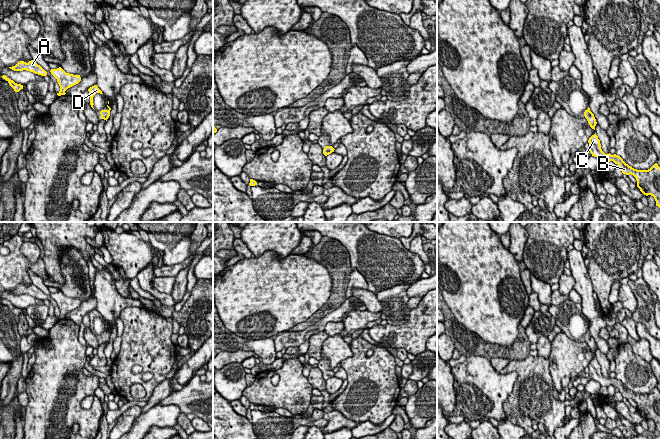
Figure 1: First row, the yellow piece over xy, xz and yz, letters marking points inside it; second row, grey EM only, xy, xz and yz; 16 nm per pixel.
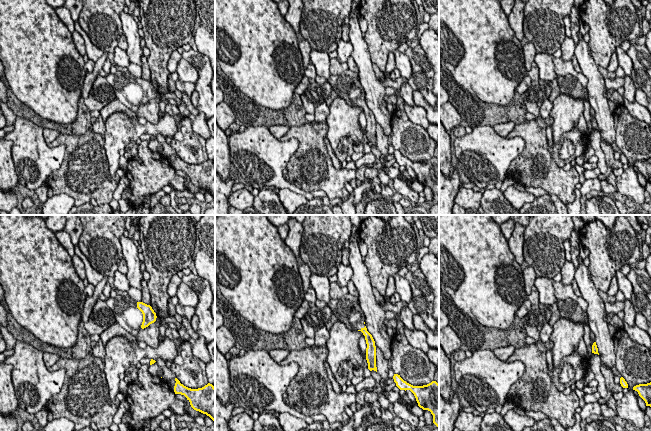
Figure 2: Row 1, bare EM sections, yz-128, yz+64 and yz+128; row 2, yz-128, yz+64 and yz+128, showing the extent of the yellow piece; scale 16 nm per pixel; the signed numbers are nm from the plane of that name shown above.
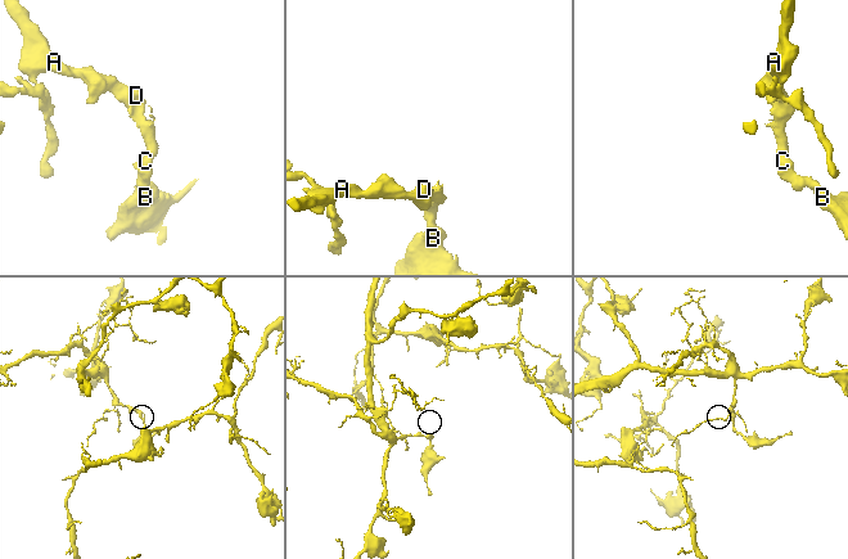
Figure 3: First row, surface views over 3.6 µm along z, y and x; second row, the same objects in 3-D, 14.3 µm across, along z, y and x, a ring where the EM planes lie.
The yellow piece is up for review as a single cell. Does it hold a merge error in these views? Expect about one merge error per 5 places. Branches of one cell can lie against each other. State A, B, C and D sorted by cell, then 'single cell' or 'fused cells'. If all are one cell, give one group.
groups A B C D; single cell

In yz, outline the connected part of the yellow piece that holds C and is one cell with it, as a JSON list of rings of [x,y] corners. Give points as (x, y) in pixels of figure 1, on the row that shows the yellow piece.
[[[596,133],[589,138],[588,143],[592,156],[599,158],[601,163],[613,161],[619,166],[623,174],[633,175],[640,191],[646,196],[653,196],[656,206],[660,208],[660,167],[657,163],[648,170],[637,170],[626,164],[620,156],[605,154],[601,149],[600,140]]]

